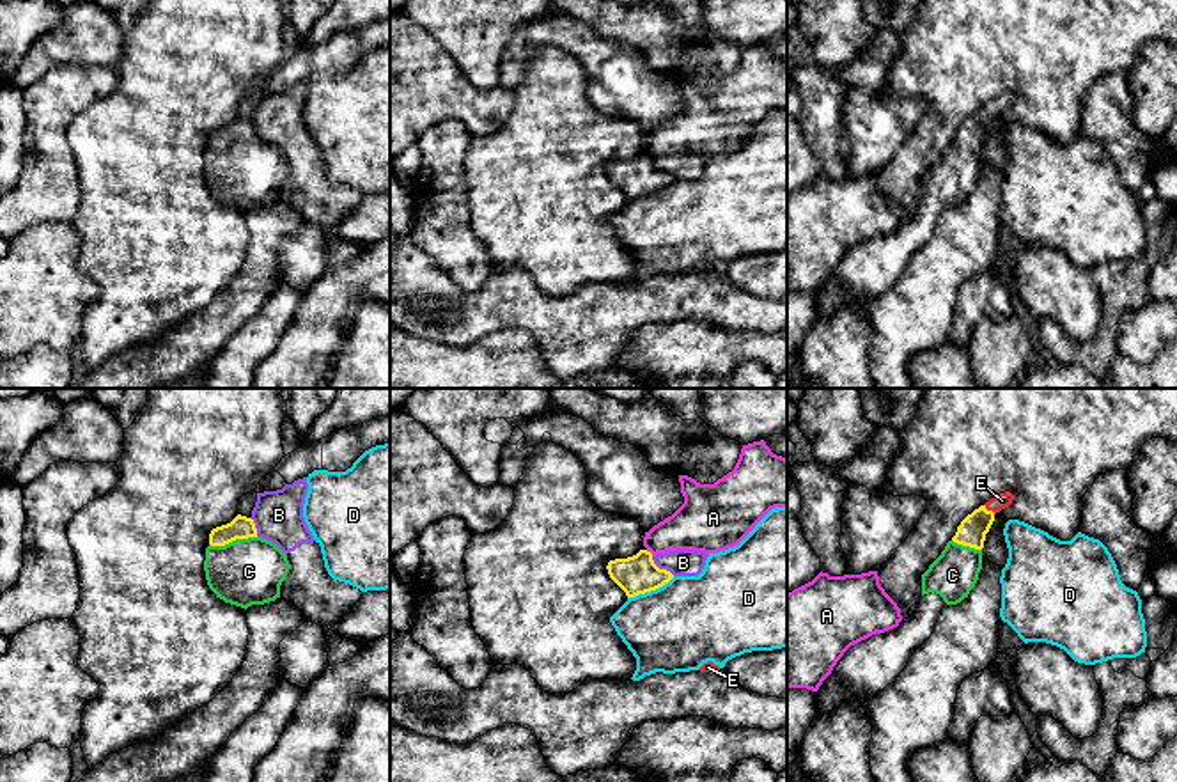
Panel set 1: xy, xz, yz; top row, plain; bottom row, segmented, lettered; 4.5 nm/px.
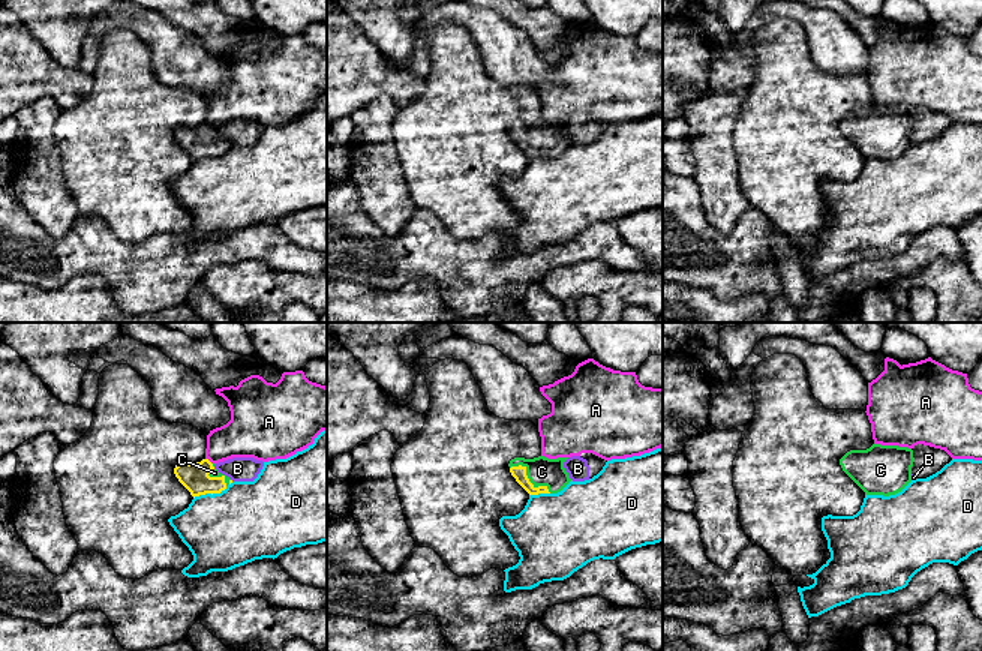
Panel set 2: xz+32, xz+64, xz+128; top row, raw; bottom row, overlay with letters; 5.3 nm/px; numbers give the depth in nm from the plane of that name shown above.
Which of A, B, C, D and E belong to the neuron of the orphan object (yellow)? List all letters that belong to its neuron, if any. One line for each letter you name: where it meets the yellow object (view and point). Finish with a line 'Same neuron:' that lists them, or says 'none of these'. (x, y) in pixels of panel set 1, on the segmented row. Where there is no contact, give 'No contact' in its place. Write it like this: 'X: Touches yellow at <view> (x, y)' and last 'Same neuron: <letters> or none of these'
C: Touches yellow at xy (233, 539)
E: Touches yellow at yz (989, 511)
Same neuron: C, E

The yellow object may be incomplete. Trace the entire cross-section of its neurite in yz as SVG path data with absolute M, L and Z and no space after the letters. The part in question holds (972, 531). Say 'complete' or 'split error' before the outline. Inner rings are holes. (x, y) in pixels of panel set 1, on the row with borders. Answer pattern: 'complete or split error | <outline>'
split error | M1010 491L1000 493L961 521L941 555L922 575L916 612L897 628L876 633L844 653L815 692L817 713L846 704L851 695L870 699L895 681L913 653L932 635L943 608L961 603L975 587L986 534L994 514L1012 500Z

